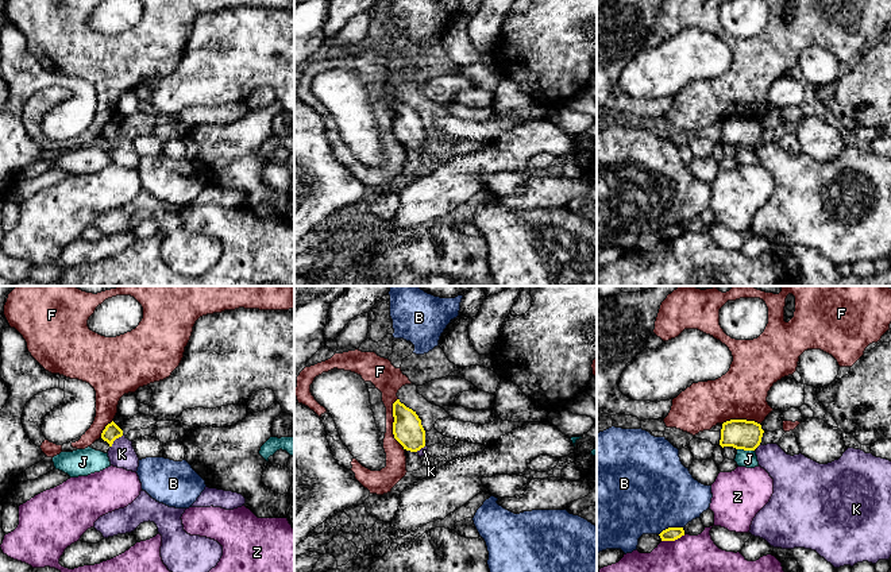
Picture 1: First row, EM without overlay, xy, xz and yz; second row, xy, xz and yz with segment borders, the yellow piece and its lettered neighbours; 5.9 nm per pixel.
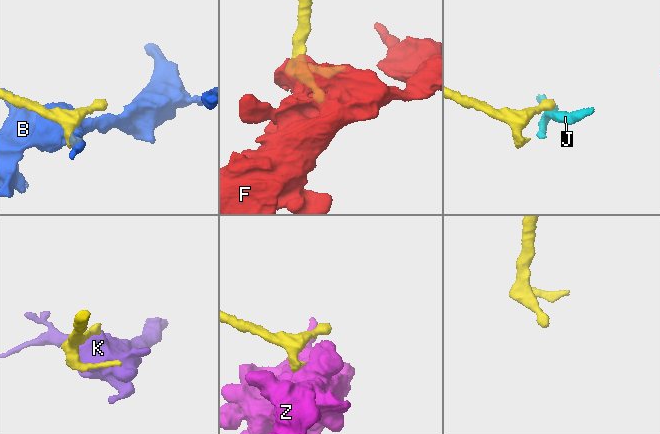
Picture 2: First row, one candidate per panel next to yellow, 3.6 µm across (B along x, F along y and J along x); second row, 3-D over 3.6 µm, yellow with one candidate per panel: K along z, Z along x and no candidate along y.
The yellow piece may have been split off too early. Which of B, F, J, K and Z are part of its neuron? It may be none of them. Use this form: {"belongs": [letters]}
{"belongs": ["K"]}

